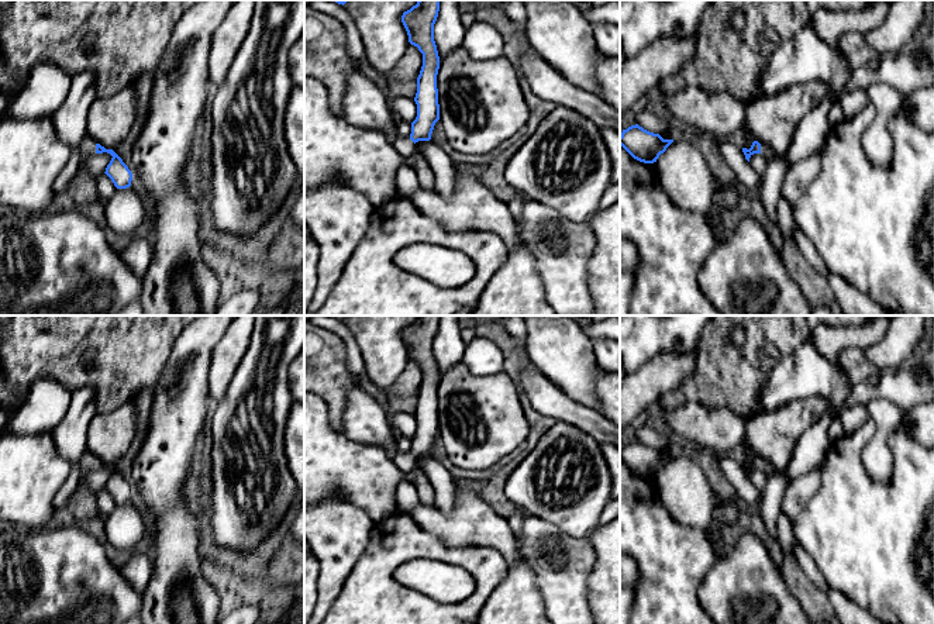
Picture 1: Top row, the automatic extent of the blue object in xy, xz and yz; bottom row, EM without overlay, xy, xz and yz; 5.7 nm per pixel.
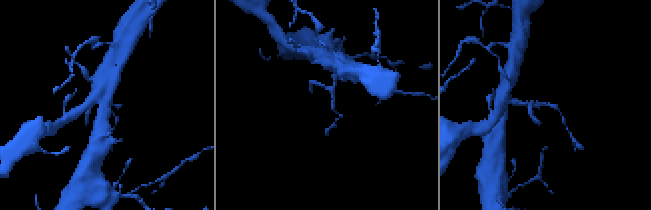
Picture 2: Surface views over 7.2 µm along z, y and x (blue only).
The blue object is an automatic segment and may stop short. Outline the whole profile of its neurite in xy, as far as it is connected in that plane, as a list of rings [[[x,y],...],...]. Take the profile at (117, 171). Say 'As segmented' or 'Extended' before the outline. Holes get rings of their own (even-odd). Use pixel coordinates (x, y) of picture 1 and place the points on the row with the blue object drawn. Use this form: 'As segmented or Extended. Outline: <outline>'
Extended. Outline: [[[86,137],[79,145],[76,154],[79,155],[79,168],[85,166],[85,161],[94,154],[107,152],[113,158],[106,168],[106,175],[111,179],[117,189],[127,189],[131,186],[132,173],[123,159],[113,151],[106,149],[100,144],[96,144],[92,138]]]

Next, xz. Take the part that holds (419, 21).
Extended. Outline: [[[418,0],[404,11],[401,23],[407,31],[409,42],[423,54],[423,66],[417,77],[417,117],[411,123],[409,137],[394,137],[392,145],[404,158],[416,149],[418,141],[430,141],[435,123],[440,120],[437,75],[440,56],[434,41],[434,24],[440,11],[440,0]]]

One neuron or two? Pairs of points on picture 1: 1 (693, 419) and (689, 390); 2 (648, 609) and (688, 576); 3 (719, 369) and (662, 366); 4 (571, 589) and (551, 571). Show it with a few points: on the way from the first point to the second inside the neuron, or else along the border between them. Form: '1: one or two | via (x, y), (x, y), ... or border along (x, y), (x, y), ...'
1: two | border along (723, 409), (686, 402), (672, 410), (664, 410)
2: one | via (658, 600), (678, 581)
3: two | border along (696, 351), (695, 368), (669, 390)
4: one | via (567, 585), (555, 573)

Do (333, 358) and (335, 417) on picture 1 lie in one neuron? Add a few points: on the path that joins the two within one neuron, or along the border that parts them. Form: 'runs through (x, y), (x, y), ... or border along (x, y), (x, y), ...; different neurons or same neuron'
runs through (333, 372), (335, 403); same neuron

